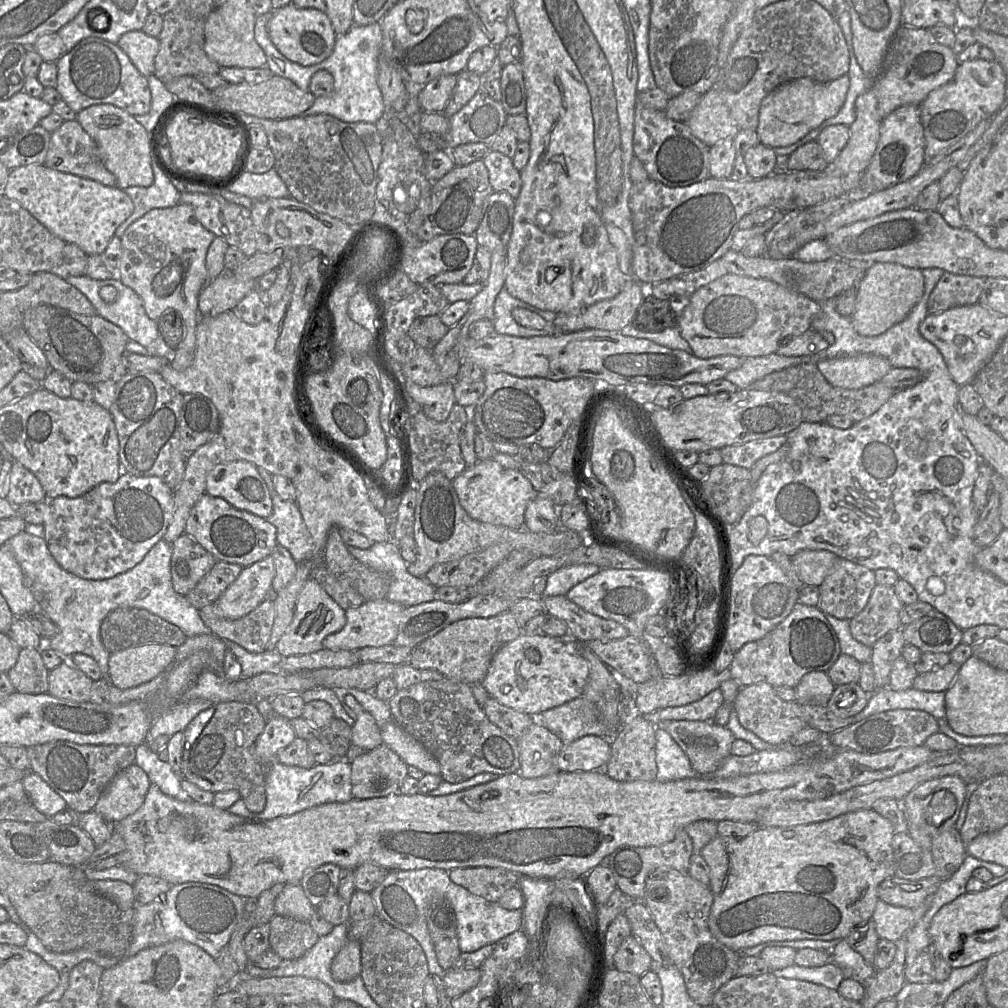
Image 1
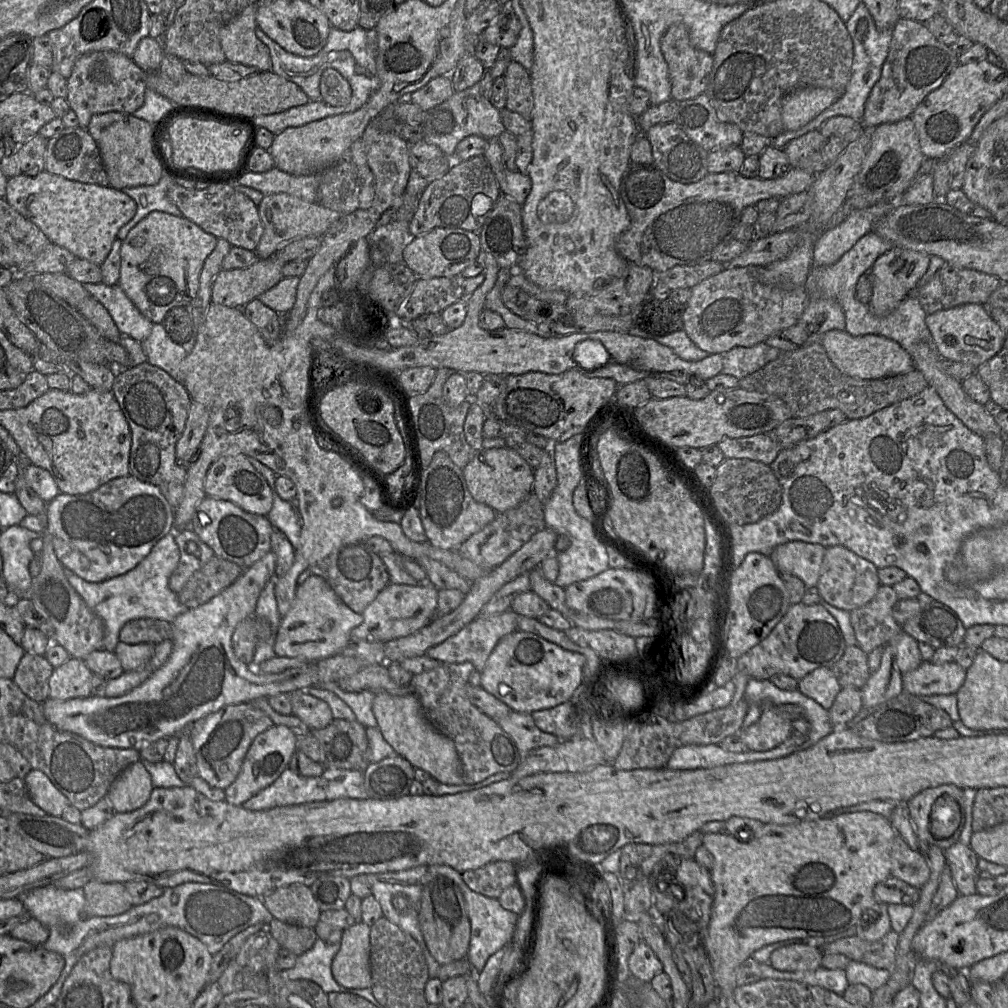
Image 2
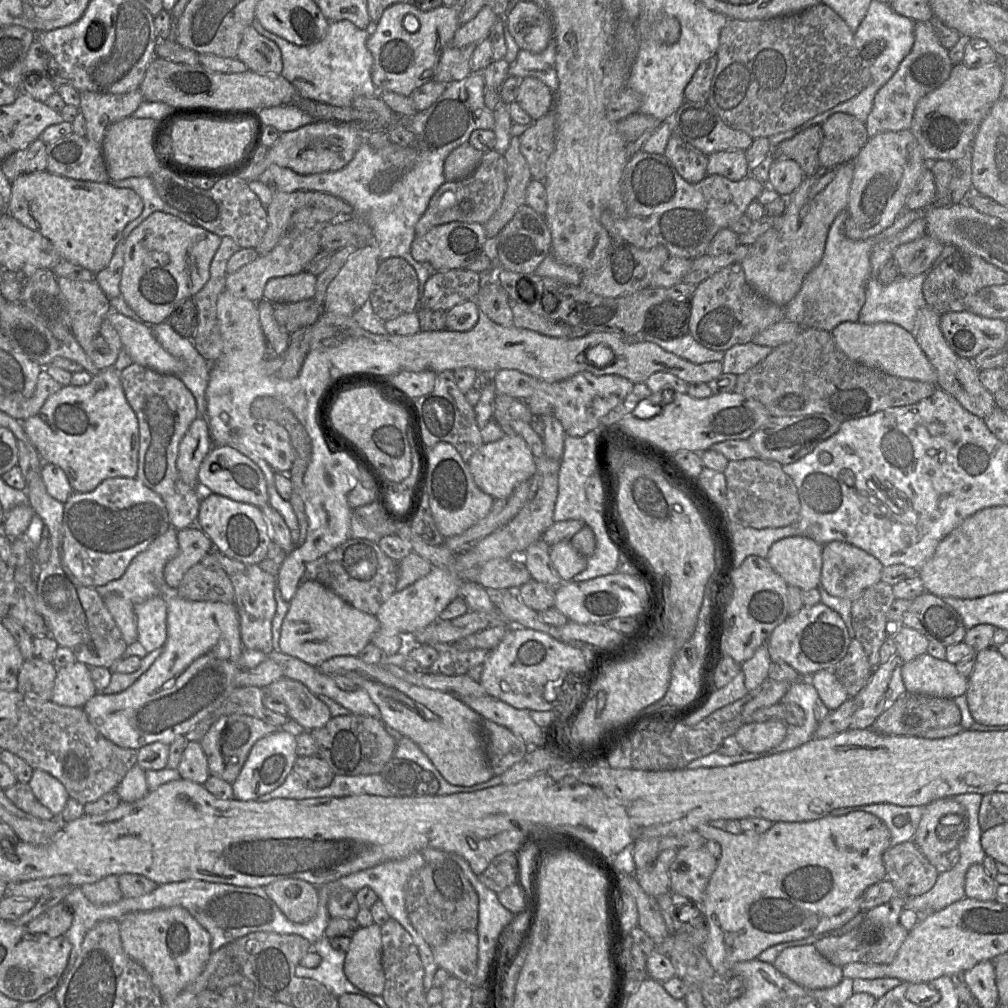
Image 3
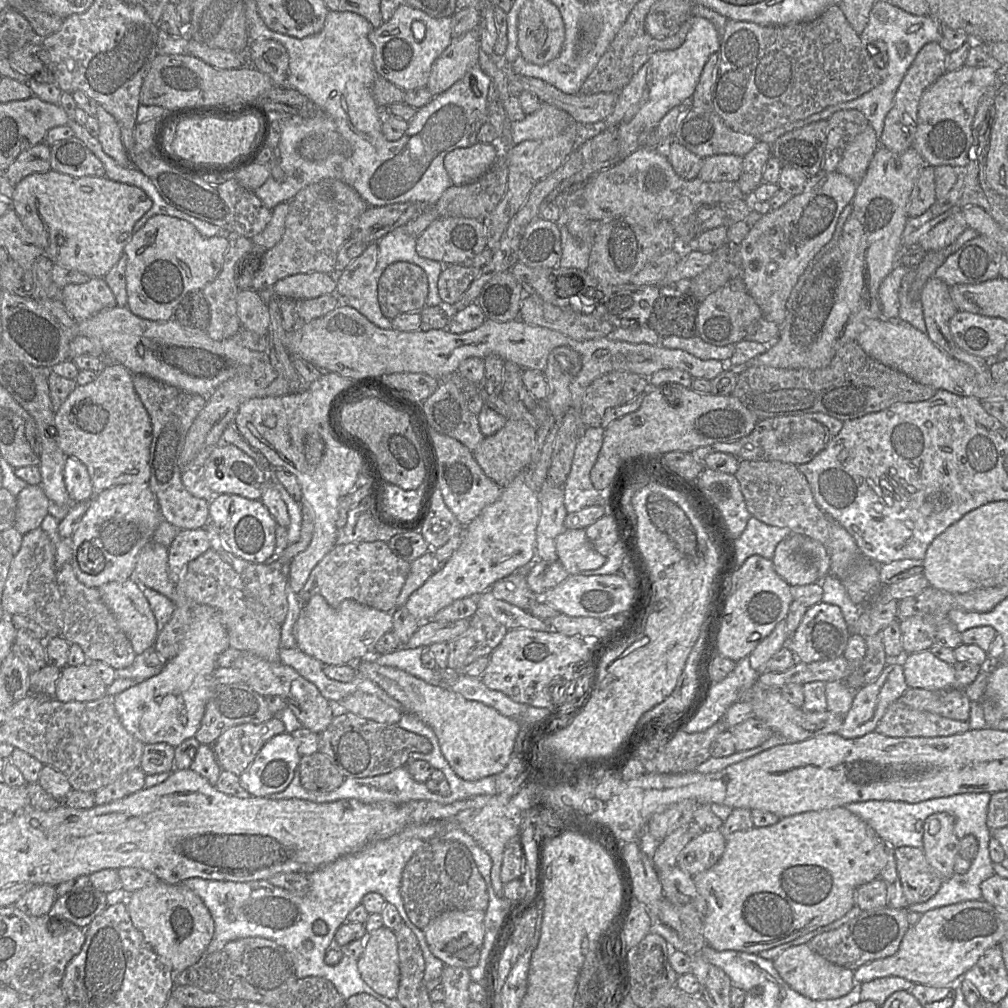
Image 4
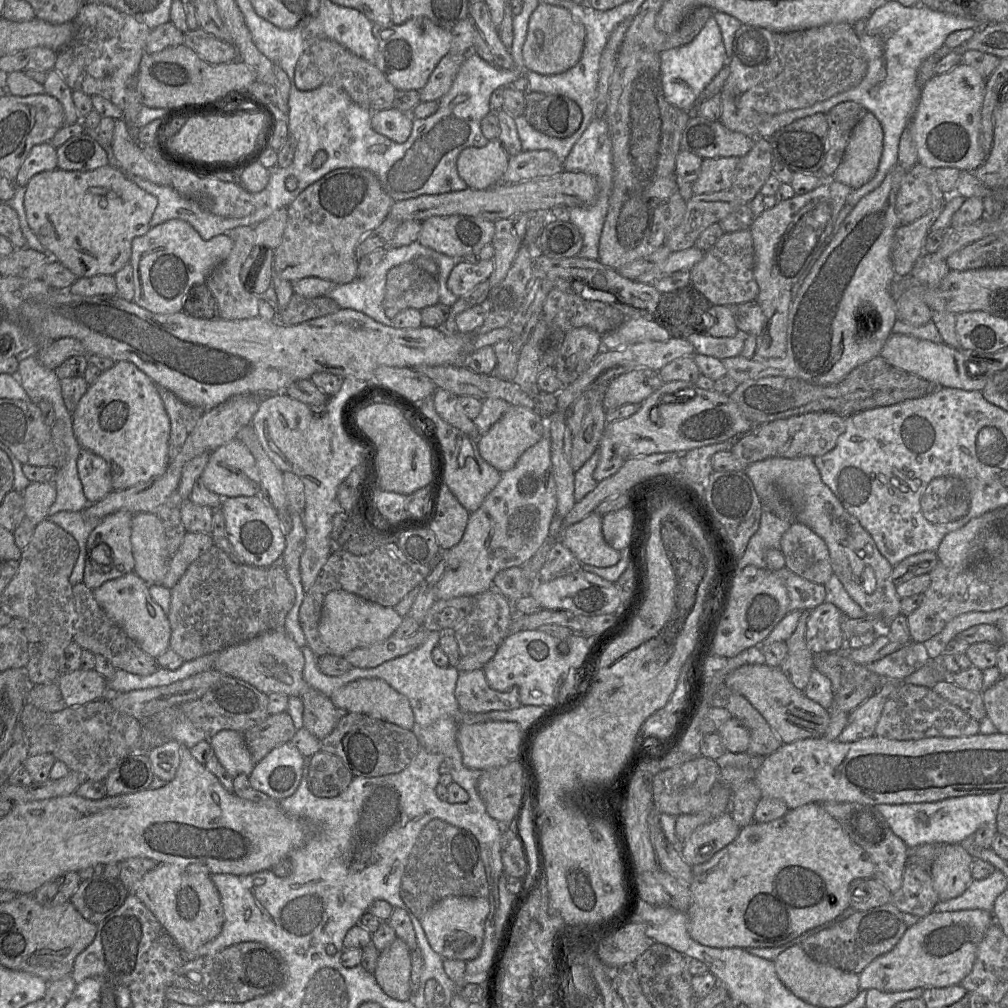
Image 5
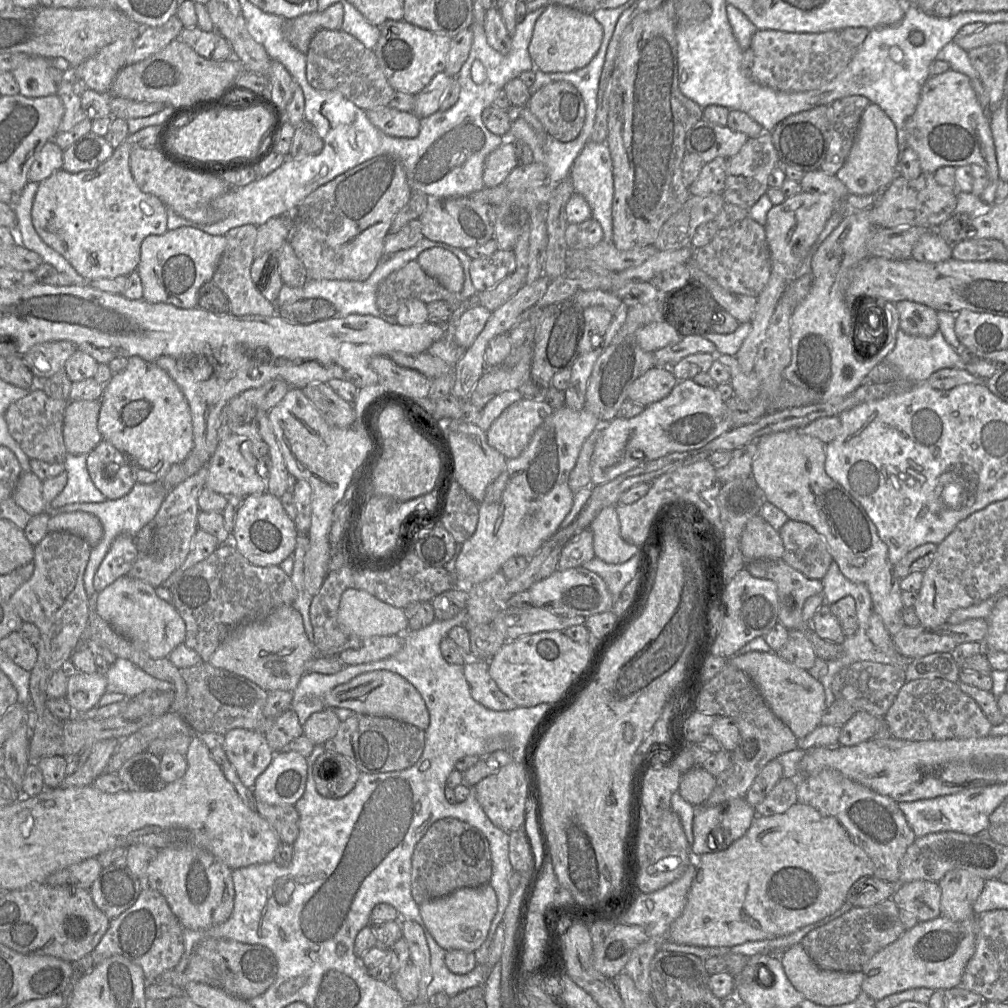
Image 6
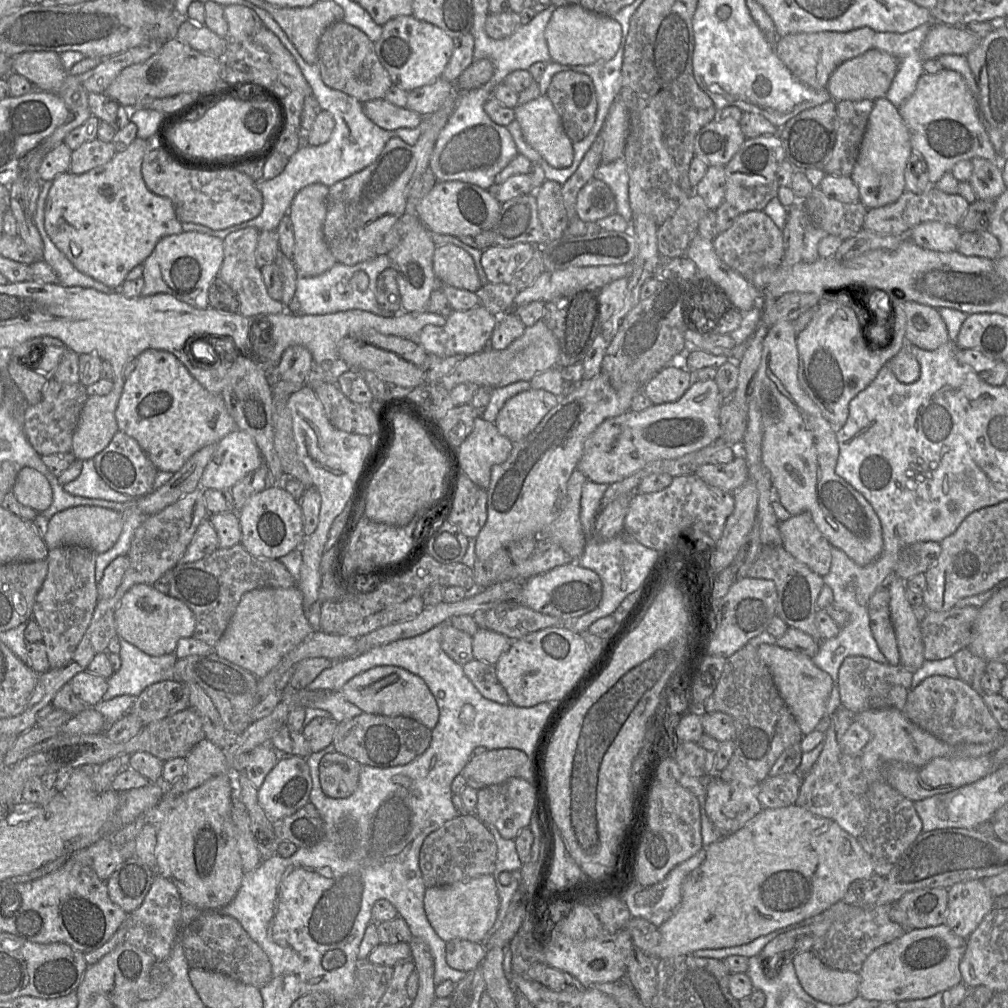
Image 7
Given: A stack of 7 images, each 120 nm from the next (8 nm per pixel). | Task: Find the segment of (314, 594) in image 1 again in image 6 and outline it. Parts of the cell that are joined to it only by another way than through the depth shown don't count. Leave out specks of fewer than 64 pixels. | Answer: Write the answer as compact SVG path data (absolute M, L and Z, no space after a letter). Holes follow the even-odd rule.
M366 591L343 592L337 622L348 637L392 636L408 631L403 609L391 606Z

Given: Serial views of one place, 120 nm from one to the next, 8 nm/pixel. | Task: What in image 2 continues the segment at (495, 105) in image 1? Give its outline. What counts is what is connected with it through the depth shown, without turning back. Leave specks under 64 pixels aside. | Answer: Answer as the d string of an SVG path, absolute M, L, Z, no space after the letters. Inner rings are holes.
M479 82L463 91L454 92L447 100L425 112L425 119L420 124L423 131L422 140L436 145L451 158L454 157L457 144L465 137L477 135L488 141L505 131L500 110L480 94Z

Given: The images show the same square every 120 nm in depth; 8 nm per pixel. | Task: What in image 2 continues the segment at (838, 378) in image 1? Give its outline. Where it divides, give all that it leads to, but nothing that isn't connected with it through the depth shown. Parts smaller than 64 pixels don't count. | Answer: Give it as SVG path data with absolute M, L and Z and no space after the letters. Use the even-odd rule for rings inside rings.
M831 330L821 336L831 362L844 374L859 379L881 379L914 369L911 355L897 342L878 335L854 337L845 330Z

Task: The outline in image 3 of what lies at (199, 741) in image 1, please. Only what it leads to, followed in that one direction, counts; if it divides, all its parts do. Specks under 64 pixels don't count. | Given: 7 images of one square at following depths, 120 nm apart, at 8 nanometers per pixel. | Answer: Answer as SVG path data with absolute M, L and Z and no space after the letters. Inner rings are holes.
M231 714L220 717L199 742L207 757L210 775L230 784L234 783L253 745L278 729L280 728L275 725L248 715Z

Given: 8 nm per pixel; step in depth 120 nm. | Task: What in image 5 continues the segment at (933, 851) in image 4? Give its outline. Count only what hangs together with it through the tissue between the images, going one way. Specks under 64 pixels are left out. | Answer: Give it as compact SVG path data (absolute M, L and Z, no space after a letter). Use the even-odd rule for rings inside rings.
M961 843L945 844L929 869L939 900L946 901L963 894L971 881L974 858Z

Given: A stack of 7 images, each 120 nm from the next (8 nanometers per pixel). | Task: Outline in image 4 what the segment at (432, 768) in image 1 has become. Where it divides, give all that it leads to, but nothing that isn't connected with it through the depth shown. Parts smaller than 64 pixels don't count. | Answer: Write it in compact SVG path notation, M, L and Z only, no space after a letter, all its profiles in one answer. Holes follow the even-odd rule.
M361 659L353 665L355 676L374 682L399 703L404 713L417 716L432 728L443 756L461 779L477 781L498 775L513 757L515 741L521 730L519 720L503 716L481 702L467 700L450 688L428 684L403 670L381 666L372 659Z

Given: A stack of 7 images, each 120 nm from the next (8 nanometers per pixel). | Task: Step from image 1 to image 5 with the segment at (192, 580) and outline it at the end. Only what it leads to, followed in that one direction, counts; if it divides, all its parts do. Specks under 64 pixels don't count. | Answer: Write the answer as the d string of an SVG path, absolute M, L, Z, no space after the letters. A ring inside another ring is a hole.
M186 531L178 550L170 556L168 570L161 584L171 589L188 566L213 545L210 534Z

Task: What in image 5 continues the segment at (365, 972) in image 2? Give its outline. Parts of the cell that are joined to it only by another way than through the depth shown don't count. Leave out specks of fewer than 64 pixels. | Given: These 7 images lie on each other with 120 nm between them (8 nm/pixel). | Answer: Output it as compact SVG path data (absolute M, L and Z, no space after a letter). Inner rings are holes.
M396 938L388 948L379 953L373 976L389 997L406 1001L413 996L410 975L410 950L402 939Z

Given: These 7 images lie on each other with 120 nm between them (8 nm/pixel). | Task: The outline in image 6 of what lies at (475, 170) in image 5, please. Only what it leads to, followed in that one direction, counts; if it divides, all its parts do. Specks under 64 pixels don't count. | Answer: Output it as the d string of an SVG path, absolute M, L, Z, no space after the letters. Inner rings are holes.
M505 140L498 148L488 154L483 167L484 187L497 186L506 179L518 165L512 140Z

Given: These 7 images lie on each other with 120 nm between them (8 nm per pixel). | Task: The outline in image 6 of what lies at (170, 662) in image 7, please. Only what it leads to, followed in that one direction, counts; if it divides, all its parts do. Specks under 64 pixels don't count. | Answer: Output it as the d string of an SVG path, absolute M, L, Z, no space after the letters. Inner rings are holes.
M116 658L105 677L107 679L106 693L122 693L128 698L148 689L173 690L172 683L149 675L131 661L123 658Z

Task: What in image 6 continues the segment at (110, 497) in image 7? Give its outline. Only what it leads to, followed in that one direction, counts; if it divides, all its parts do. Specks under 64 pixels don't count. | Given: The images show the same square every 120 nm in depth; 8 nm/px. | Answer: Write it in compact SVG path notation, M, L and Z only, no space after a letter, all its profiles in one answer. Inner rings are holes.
M66 454L63 463L67 473L67 484L50 502L47 510L72 503L99 503L106 500L89 476L86 457L85 454Z

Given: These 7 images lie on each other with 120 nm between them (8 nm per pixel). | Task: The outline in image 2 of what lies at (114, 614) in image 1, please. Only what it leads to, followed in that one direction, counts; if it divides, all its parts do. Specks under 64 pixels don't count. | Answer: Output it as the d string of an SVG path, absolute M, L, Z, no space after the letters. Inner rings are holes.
M137 618L126 622L119 631L119 642L129 645L139 643L158 644L171 640L170 622L154 618Z

